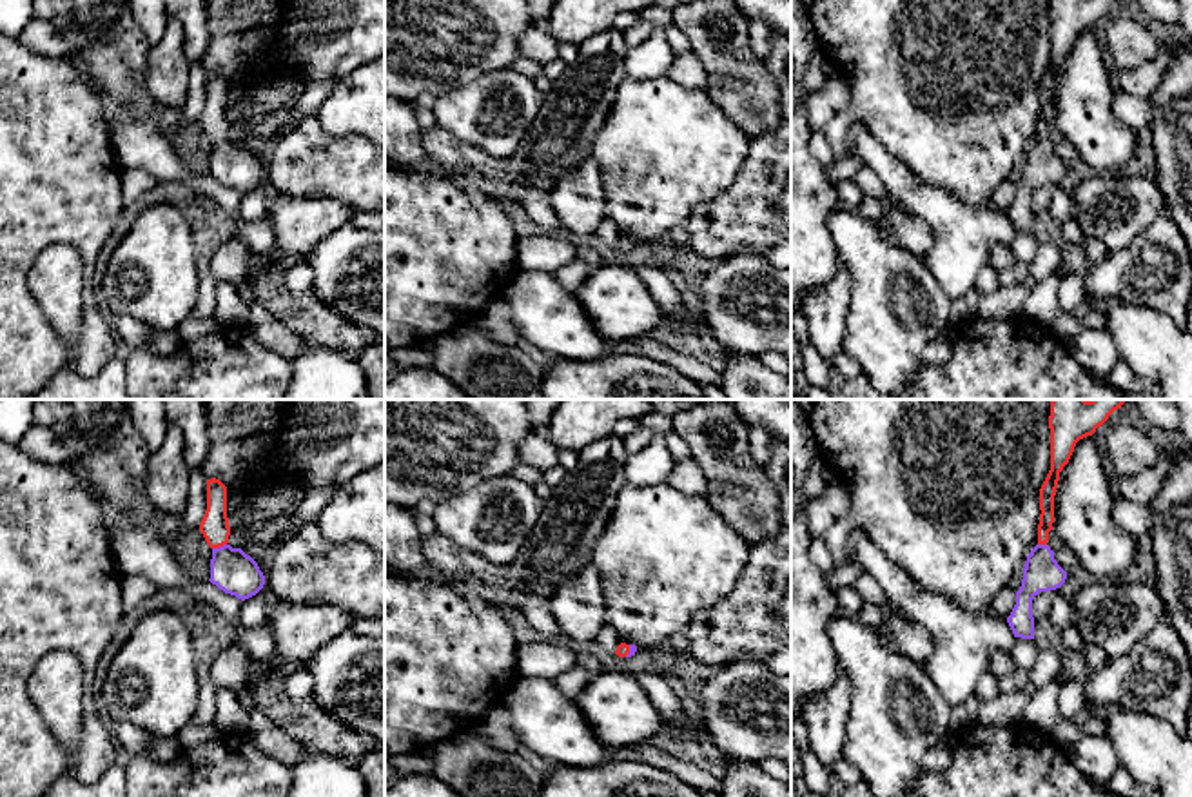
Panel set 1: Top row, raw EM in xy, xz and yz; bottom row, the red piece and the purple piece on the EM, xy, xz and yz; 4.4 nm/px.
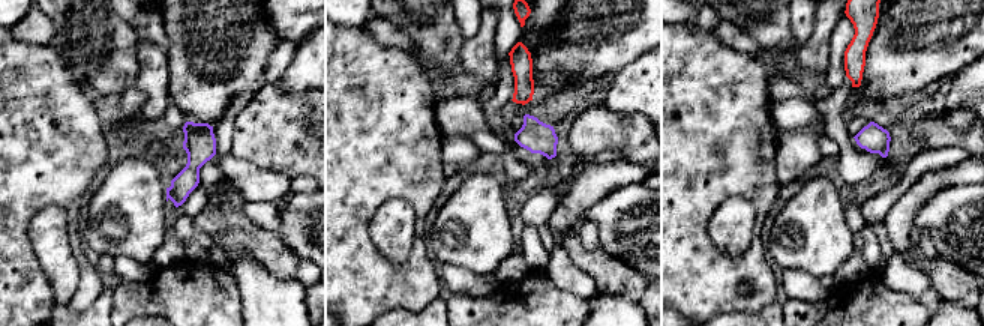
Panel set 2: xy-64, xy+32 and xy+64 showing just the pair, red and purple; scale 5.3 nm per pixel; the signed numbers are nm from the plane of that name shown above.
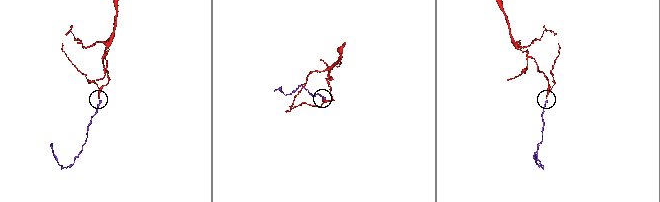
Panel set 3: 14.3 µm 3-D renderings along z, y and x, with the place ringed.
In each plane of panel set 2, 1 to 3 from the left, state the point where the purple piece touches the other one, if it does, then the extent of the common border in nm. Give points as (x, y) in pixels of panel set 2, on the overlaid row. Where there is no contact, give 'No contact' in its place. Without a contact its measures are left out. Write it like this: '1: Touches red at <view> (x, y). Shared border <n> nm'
1: No contact
2: No contact
3: No contact

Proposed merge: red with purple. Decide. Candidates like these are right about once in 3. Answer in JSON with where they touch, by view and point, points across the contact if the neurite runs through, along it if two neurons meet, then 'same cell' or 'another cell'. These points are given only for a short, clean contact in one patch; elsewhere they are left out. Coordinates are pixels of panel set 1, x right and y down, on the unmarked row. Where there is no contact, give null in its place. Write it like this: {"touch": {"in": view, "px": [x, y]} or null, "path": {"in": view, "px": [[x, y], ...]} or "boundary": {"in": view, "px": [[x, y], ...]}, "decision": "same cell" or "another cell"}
{"touch": {"in": "xy", "px": [218, 140]}, "path": {"in": "xy", "px": [[214, 120], [218, 140], [234, 166]]}, "decision": "same cell"}

